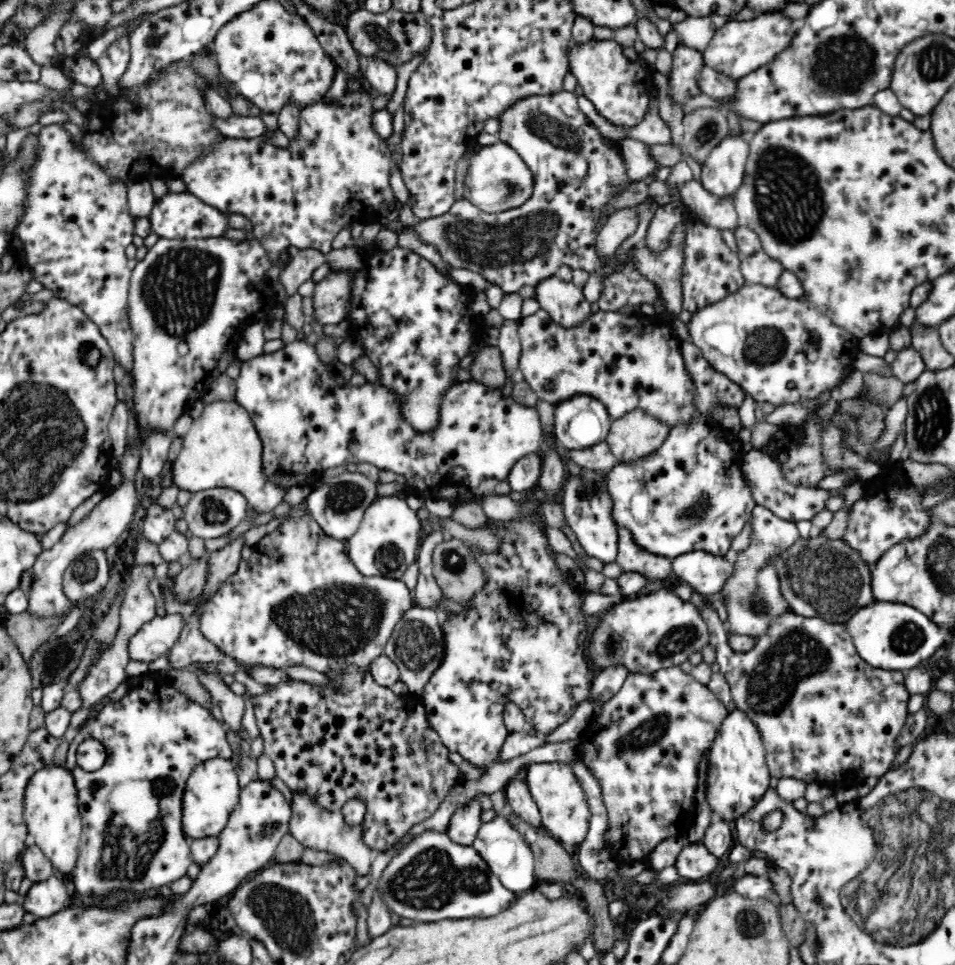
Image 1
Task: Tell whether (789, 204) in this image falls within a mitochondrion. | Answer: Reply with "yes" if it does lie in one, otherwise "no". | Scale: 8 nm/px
yes

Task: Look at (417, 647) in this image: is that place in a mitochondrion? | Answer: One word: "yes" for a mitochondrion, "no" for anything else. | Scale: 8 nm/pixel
yes

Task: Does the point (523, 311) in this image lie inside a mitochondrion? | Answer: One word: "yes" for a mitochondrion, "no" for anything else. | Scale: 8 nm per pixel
no

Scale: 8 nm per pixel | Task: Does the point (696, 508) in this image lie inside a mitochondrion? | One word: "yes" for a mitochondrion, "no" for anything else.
yes

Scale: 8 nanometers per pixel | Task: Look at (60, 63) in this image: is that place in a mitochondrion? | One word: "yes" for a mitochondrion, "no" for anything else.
no

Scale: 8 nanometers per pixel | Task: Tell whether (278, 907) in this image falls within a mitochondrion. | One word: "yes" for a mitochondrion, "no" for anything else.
yes

